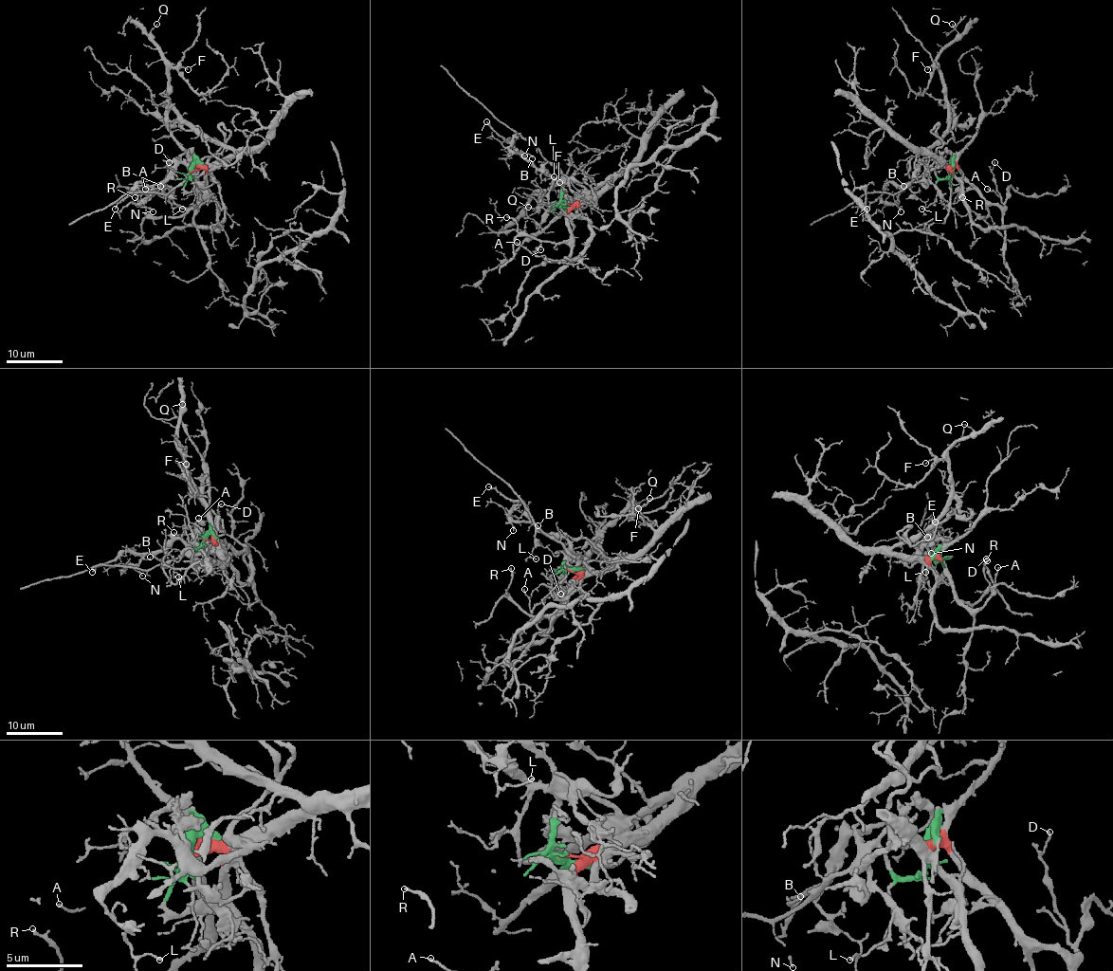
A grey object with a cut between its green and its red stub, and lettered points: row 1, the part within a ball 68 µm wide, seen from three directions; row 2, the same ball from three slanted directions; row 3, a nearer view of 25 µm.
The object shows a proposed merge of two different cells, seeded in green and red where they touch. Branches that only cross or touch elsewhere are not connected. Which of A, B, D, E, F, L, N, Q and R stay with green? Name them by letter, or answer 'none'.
B, E, L, N

